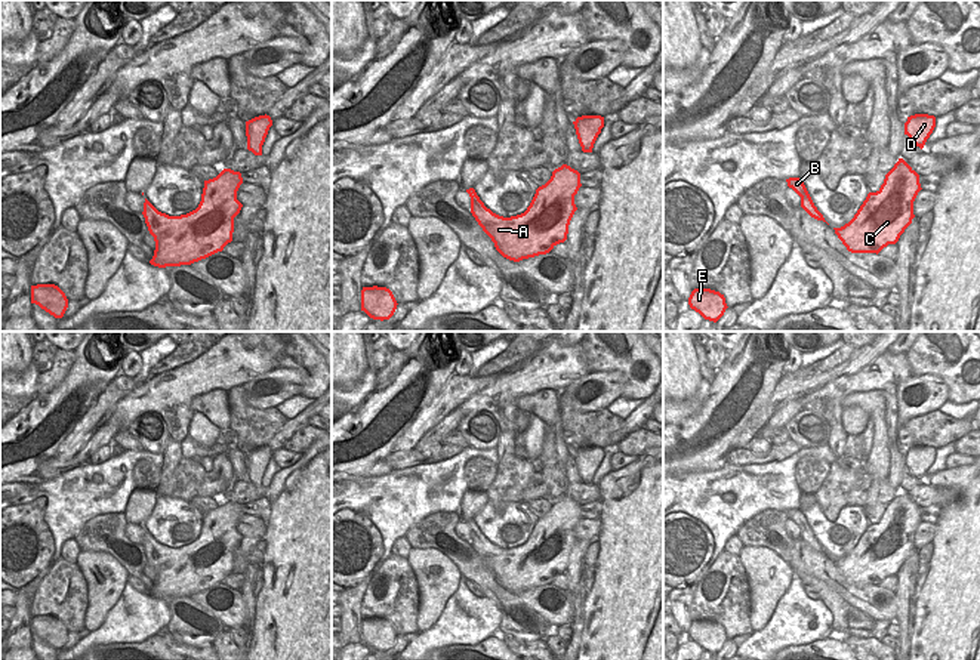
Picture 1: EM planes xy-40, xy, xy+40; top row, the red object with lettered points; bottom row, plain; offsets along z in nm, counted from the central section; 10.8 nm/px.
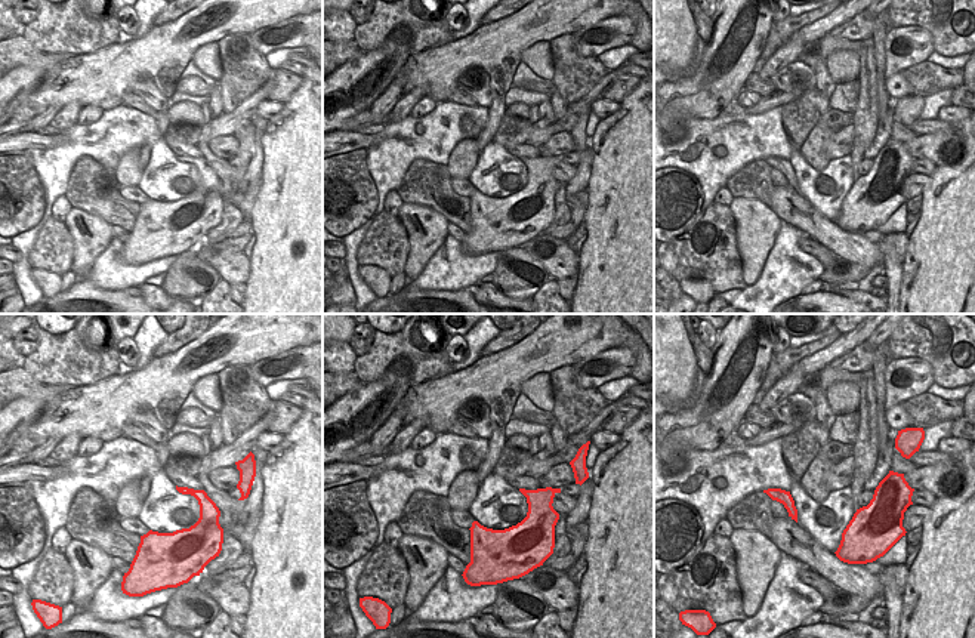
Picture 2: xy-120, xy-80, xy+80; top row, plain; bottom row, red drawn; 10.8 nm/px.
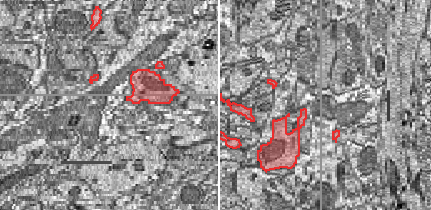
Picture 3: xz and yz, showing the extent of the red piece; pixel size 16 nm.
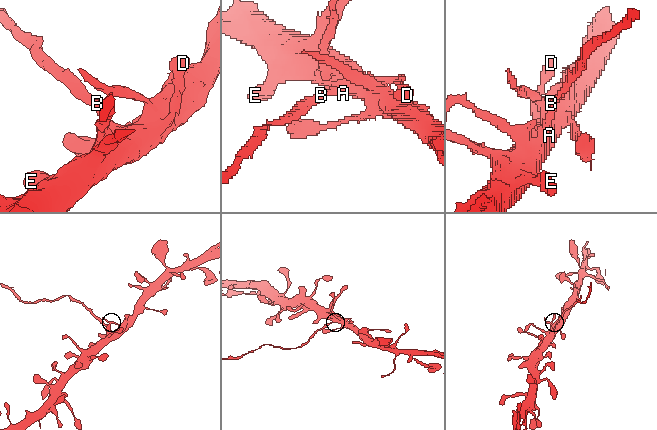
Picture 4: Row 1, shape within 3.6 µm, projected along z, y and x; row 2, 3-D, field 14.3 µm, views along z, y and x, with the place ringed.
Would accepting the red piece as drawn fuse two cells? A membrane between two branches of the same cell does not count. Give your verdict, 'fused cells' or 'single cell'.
fused cells

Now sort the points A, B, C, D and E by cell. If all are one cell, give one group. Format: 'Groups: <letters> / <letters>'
Groups: A C D E / B.

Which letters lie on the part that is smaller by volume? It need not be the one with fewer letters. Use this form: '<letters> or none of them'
B

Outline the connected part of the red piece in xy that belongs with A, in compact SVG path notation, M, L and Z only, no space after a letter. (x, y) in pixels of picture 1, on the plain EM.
M563 496L536 521L524 545L503 549L487 540L481 531L471 545L496 582L503 589L520 593L546 586L567 571L570 552L577 542L574 527L580 518L580 505Z

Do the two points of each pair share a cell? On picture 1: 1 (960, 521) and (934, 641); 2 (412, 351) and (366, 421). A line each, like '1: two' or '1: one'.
1: one
2: one

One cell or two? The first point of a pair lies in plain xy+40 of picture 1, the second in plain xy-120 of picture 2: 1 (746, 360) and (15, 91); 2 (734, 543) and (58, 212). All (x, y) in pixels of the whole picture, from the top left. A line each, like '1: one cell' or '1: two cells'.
1: one cell
2: one cell

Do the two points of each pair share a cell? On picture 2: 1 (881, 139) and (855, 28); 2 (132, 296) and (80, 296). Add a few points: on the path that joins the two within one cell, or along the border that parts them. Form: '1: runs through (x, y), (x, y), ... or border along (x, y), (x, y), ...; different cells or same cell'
1: border along (881, 18), (875, 24), (872, 36); different cells
2: runs through (119, 298), (93, 298); same cell

